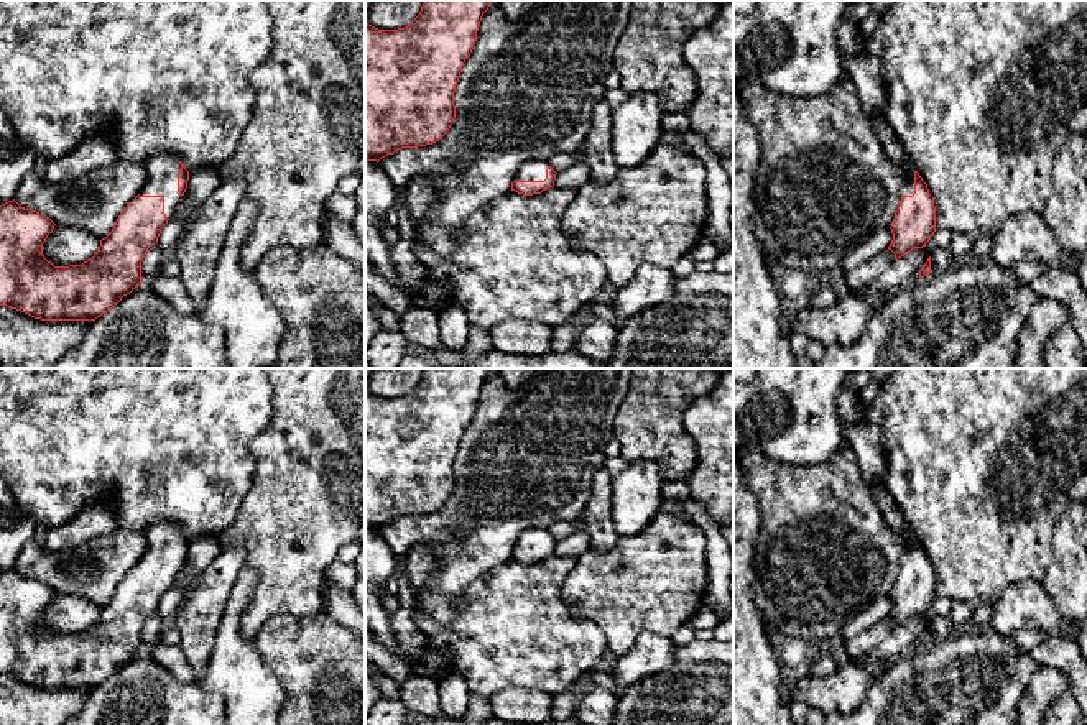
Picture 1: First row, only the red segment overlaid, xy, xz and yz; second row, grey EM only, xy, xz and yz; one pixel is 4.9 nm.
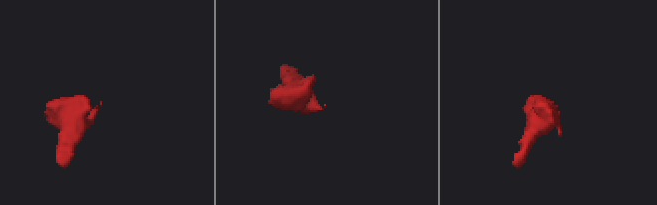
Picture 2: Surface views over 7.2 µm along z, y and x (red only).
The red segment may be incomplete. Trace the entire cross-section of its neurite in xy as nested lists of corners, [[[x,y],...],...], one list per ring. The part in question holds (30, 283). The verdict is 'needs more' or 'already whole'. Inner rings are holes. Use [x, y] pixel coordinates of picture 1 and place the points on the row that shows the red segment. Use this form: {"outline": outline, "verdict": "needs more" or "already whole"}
{"outline": [[[155,155],[145,163],[146,182],[140,194],[118,215],[112,232],[100,240],[92,258],[82,265],[54,266],[43,255],[43,243],[54,229],[54,222],[31,209],[23,209],[15,199],[0,205],[0,306],[21,311],[41,321],[95,321],[123,296],[143,283],[141,261],[151,245],[158,242],[161,229],[174,215],[187,189],[189,171],[174,155]]], "verdict": "needs more"}

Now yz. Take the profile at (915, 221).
{"outline": [[[878,117],[870,125],[886,156],[909,176],[909,179],[903,184],[901,201],[890,227],[893,240],[888,250],[891,250],[898,260],[908,255],[913,248],[926,247],[934,235],[934,197],[929,194],[927,184],[923,181],[914,164],[908,159],[886,118]]], "verdict": "needs more"}

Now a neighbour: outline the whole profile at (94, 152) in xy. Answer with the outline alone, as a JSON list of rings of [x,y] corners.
[[[92,135],[72,151],[58,159],[49,159],[43,173],[46,182],[66,182],[84,176],[92,168],[102,168],[120,161],[110,136]]]

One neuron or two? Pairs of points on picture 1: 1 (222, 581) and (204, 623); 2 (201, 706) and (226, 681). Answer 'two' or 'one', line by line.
1: one
2: two

